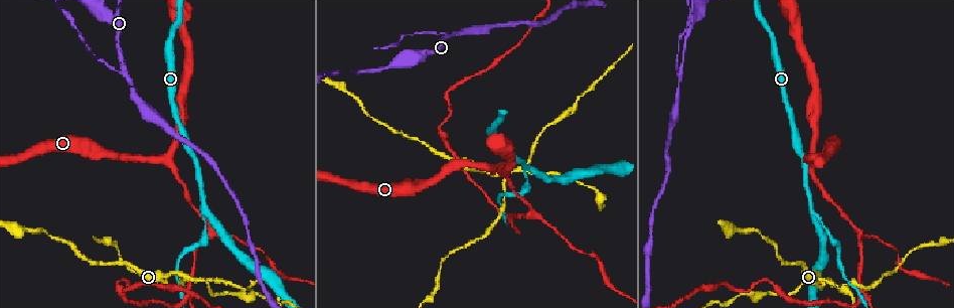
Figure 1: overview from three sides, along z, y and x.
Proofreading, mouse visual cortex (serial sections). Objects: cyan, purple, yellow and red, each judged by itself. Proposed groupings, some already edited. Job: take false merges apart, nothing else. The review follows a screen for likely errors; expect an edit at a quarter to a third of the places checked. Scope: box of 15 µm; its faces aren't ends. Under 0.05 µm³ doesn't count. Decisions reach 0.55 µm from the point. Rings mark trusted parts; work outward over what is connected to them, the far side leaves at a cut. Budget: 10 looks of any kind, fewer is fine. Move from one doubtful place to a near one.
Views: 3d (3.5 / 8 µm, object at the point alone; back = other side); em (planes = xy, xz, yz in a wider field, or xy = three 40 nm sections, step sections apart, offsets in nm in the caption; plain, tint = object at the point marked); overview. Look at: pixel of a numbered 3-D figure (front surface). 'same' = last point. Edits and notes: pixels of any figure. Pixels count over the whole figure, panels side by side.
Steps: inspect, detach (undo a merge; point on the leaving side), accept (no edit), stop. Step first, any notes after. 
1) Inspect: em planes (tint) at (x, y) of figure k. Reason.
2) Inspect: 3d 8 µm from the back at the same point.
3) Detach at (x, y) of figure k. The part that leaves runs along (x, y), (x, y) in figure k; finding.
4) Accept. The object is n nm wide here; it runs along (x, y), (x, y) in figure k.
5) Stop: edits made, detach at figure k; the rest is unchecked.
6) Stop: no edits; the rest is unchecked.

Inspect: 3d 8 µm from the back at (209, 231) of figure 1. Three-way junction.

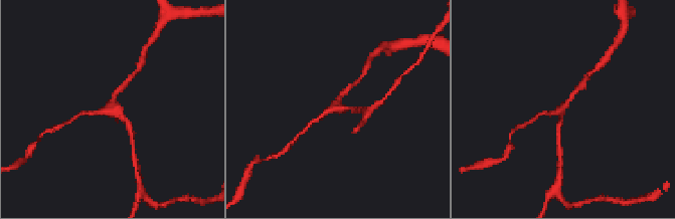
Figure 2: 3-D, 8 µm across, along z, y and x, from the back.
Inspect: em xy step 5 (tint) at (335, 107) of figure 2. 3 arms meet here; the arms are 150, 150, 200 nm wide; now the EM.

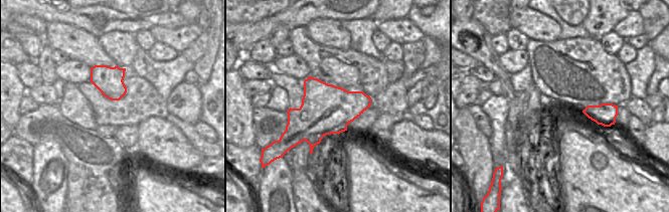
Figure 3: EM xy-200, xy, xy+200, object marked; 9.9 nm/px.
Accept. It runs along (581, 85), (560, 110), (558, 129) in figure 2; one cell here.

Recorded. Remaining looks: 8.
Inspect: em xy step 1 (tint) at (511, 219) of figure 1. Arms part here.

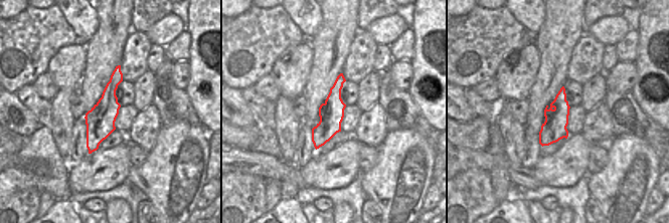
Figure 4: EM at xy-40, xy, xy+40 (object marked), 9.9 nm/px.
Inspect: 3d 3.5 µm at the same point.

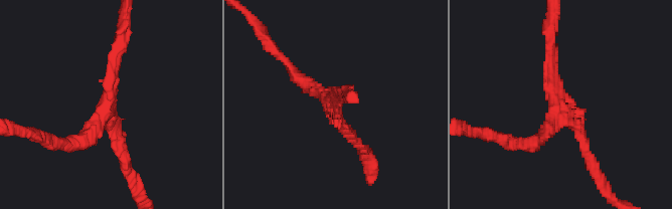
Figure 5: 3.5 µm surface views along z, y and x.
Accept. The arms are 150, 150, 250 nm wide; all the same cell.

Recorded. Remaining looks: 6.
Inspect: 3d 3.5 µm at (201, 280) of figure 1. Arms part here.

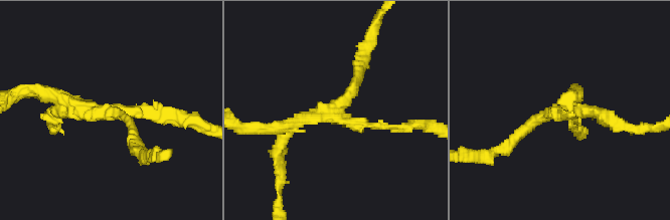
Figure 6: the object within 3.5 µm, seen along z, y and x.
Inspect: em xy step 2 (tint) at (332, 110) of figure 6. Shape alone is not enough.

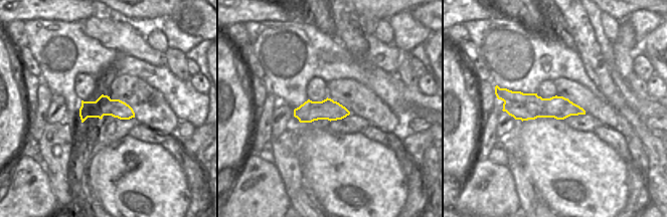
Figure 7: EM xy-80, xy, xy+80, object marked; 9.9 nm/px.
Inspect: em xy step 1 (tint) at the same point. Cut it another way.

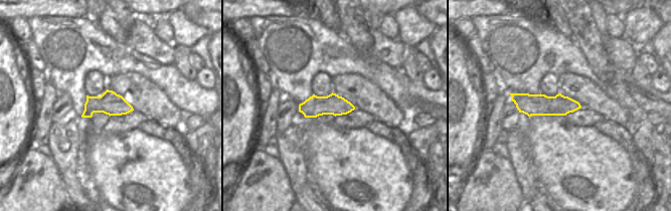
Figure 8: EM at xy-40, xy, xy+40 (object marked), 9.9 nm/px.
Detach at (354, 80) of figure 6. The arms are 150, 150, 200 nm wide; the part that leaves runs along (317, 113), (347, 99), (363, 61) in figure 6; a second cell is stuck on.

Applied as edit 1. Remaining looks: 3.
Inspect: 3d 3.5 µm at (440, 125) of figure 1. Sharp bend.

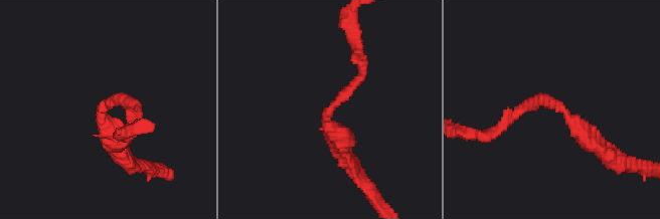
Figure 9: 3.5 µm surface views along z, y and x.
Inspect: em planes (tint) at (326, 114) of figure 9. The arms are 150, 250 nm wide; shape alone is not enough.

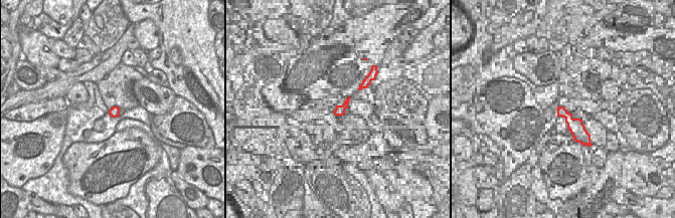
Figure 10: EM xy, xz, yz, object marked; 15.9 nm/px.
Accept. It runs along (606, 154), (559, 103), (515, 114) in figure 9; continuous, no second cell.

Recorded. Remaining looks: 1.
Stop: edits made, detach at figure 6; the rest is unchecked.

